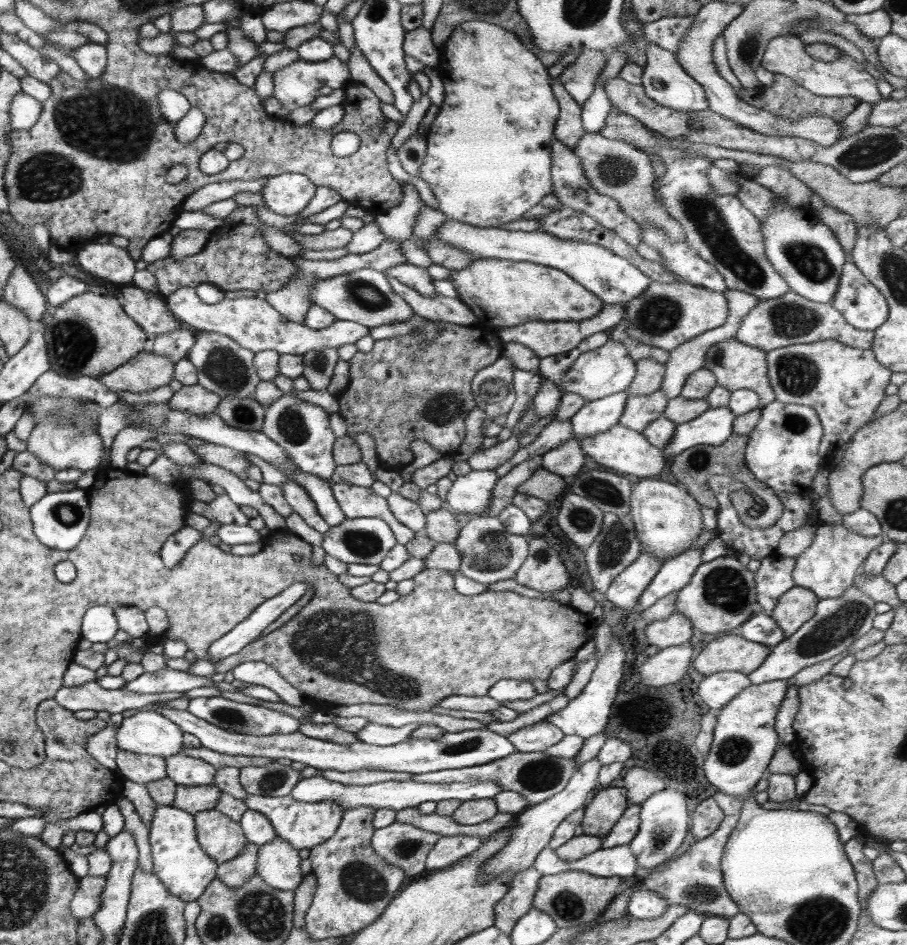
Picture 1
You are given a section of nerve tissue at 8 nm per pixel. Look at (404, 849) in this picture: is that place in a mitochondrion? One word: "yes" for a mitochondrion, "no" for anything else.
yes

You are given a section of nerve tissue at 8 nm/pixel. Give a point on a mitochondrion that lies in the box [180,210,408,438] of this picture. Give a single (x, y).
(222, 365)

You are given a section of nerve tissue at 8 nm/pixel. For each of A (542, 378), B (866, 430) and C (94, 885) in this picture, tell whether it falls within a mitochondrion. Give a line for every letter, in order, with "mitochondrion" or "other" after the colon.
A: other
B: other
C: other

